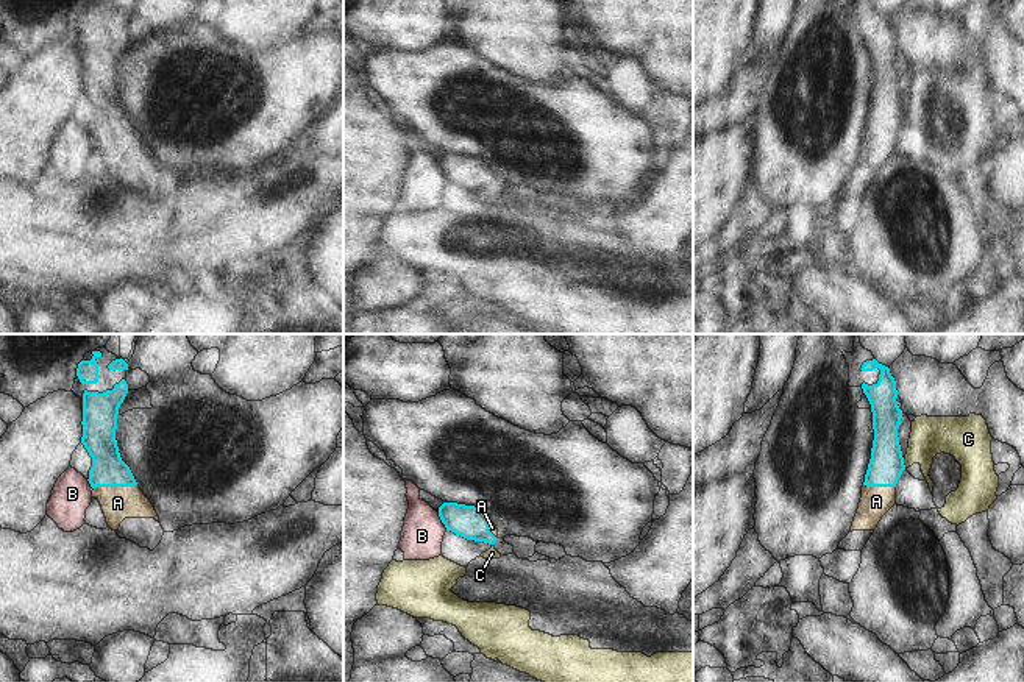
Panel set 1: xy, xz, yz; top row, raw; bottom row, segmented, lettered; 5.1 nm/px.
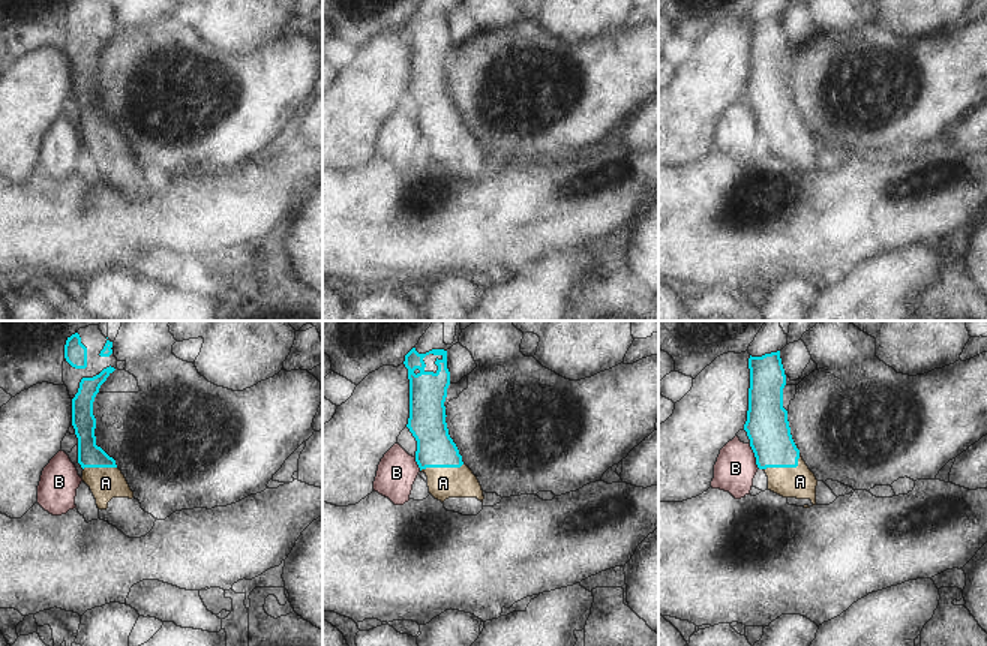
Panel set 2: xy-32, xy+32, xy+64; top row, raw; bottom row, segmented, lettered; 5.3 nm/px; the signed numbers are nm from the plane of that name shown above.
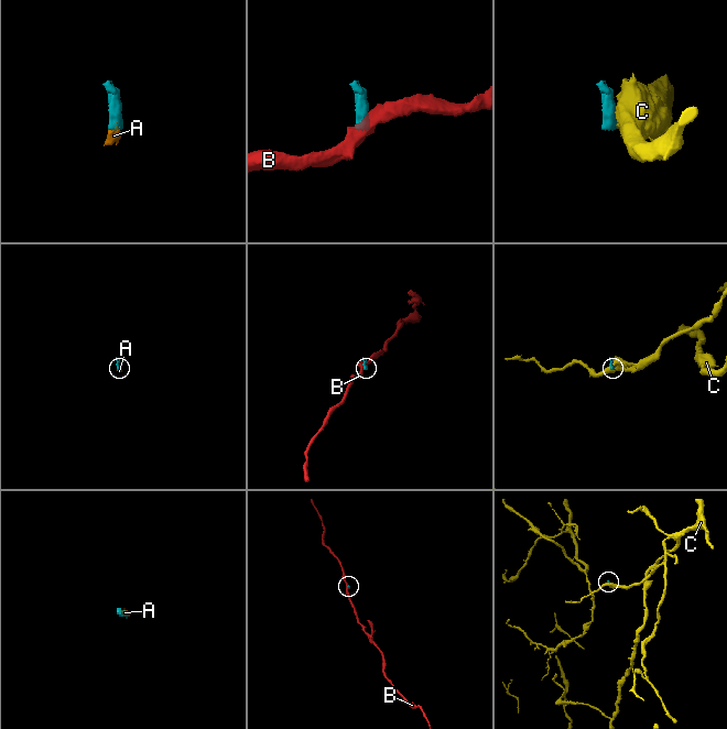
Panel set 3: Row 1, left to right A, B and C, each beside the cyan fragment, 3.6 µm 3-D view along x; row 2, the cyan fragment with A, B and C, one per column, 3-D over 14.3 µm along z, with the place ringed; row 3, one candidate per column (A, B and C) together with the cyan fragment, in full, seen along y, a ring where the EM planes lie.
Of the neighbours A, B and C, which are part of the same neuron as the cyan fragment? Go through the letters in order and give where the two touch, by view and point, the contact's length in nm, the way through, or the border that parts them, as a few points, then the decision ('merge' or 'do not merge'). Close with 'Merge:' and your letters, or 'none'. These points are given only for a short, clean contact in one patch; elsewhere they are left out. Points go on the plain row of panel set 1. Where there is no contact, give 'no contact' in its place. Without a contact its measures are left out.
A: xy (114, 136) | 220 nm | across xy (108, 120), (114, 136), (117, 153) | merge
B: xz (442, 172) | 110 nm | along xz (437, 163), (447, 180) | do not merge
C: yz (903, 114) | 50 nm | along yz (903, 110), (906, 117) | do not merge
Merge: A

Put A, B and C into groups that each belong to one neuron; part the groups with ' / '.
A / B / C

